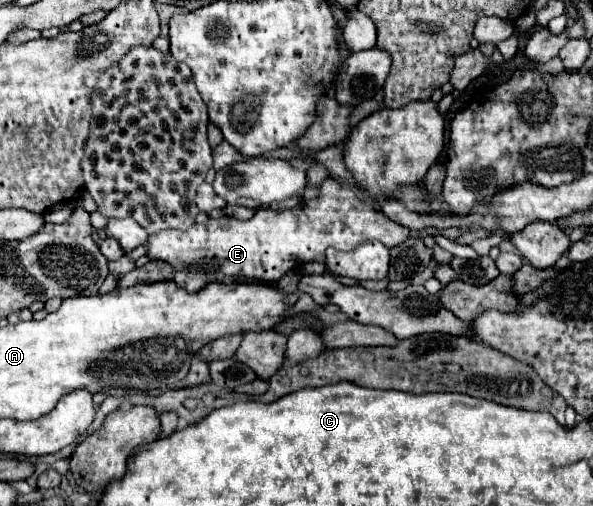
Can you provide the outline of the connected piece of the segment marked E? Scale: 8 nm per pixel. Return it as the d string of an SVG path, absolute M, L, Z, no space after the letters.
M328 177L320 187L320 195L312 203L302 203L296 209L286 209L286 211L258 209L254 213L254 217L248 221L240 221L240 219L222 215L218 219L208 219L206 223L196 223L186 231L166 229L166 231L160 231L160 233L154 233L148 237L148 253L146 255L150 261L170 263L174 267L174 283L184 287L188 293L192 293L192 291L200 291L200 289L208 287L210 283L222 283L224 277L244 277L244 279L274 283L284 273L294 269L298 263L310 263L310 261L324 263L326 261L324 251L328 247L334 247L340 251L350 251L364 241L376 239L390 249L390 247L406 241L408 235L410 235L408 227L388 219L382 211L376 211L370 203L362 201L360 191L354 185L340 183L332 177Z

